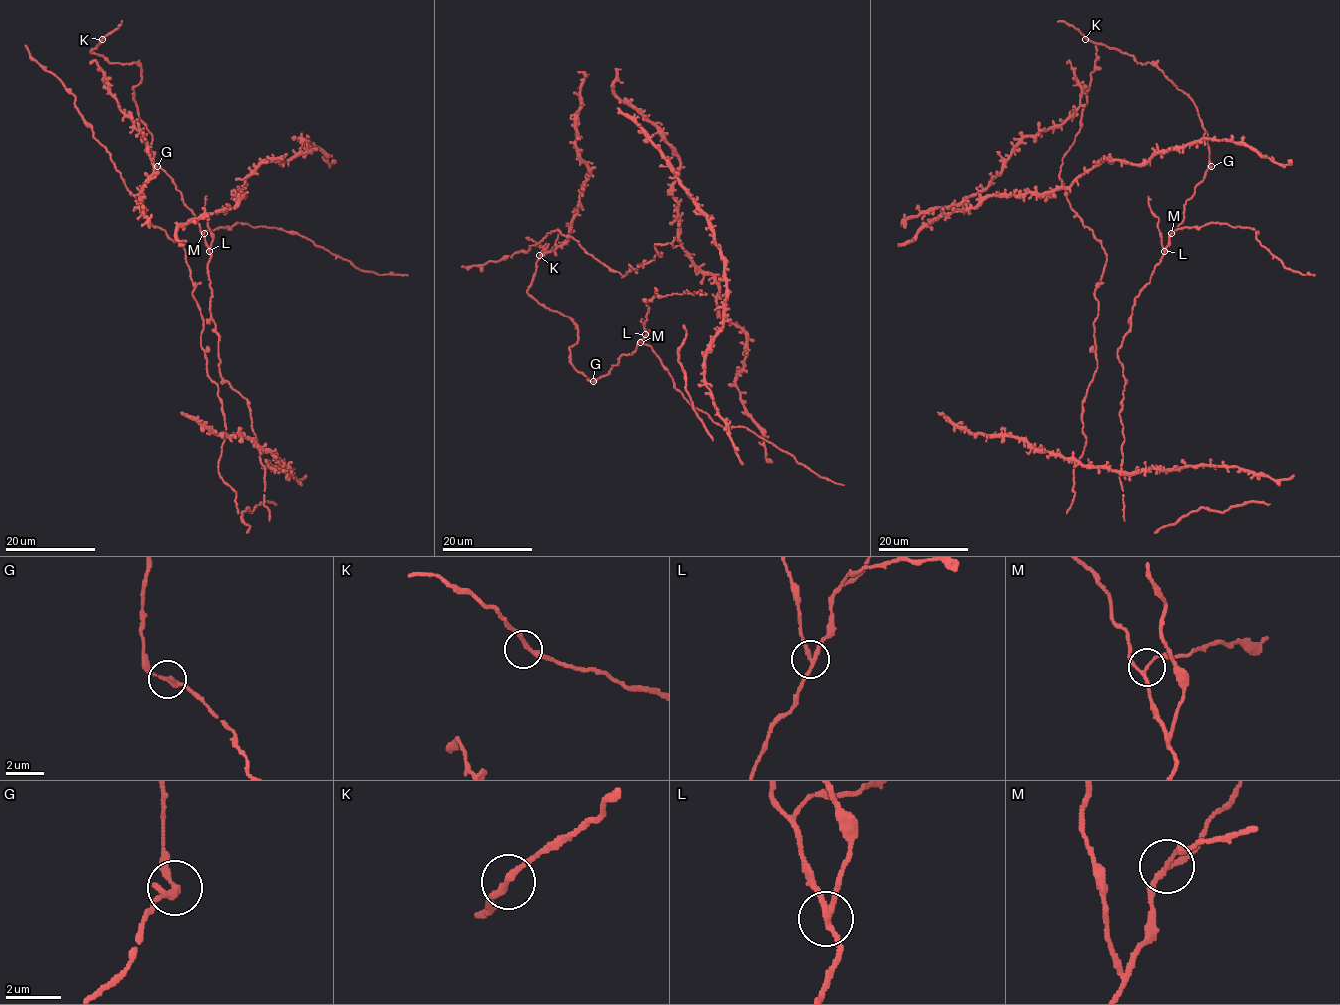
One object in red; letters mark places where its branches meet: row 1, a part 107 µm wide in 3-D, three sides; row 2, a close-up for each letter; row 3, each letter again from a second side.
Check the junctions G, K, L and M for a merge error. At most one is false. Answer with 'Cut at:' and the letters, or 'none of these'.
Cut at: L

